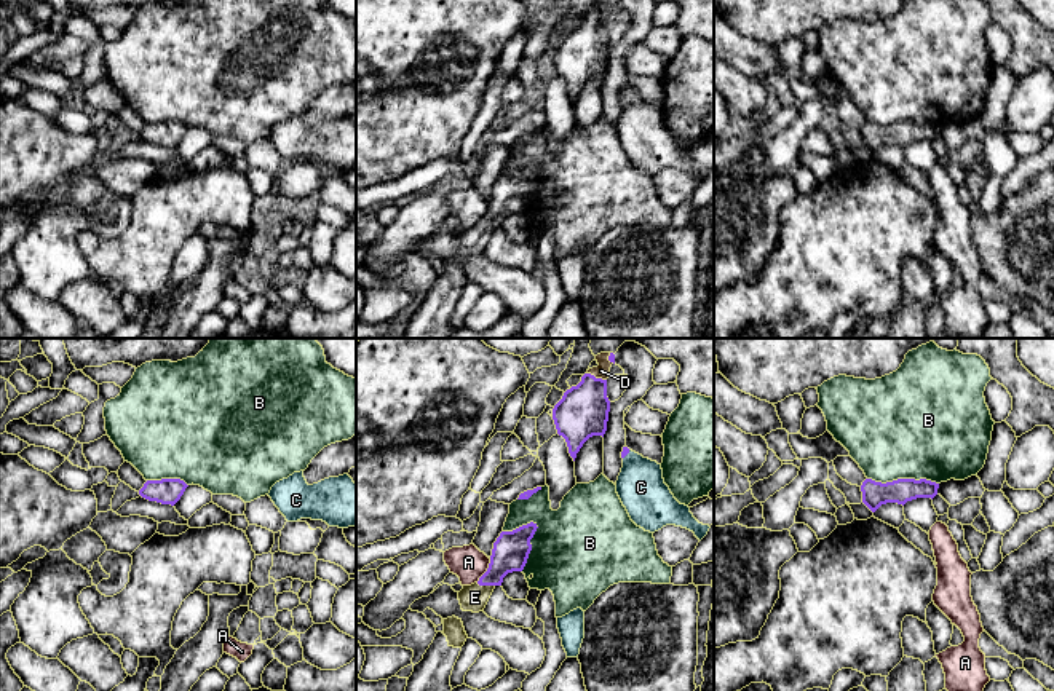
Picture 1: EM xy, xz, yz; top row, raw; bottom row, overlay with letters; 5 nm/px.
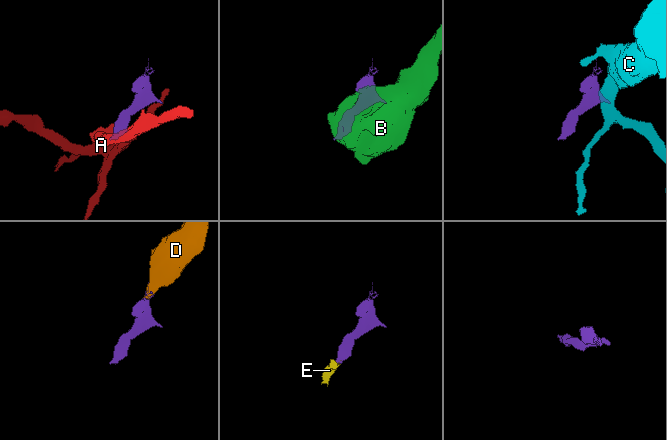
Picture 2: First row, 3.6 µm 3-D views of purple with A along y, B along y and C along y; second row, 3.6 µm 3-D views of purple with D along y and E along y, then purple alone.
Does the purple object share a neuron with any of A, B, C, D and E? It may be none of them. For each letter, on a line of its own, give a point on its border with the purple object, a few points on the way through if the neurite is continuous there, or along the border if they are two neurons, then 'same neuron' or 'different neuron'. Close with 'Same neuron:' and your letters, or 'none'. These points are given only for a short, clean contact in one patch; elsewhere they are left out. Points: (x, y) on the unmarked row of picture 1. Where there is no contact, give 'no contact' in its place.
A: meets purple in xz at (487, 213); border along xz (491, 201), (486, 214), (476, 224); different neuron
B: meets purple in xz at (530, 189); different neuron
C: meets purple in xz at (626, 96); border along xz (630, 93), (623, 101); different neuron
D: meets purple in xz at (594, 19); runs through xz (583, 53), (594, 19), (602, 11); same neuron
E: meets purple in xz at (486, 227); runs through xz (511, 192), (486, 227), (475, 240); same neuron
Same neuron: D, E

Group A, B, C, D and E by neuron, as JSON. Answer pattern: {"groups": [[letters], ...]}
{"groups": [["A"], ["B"], ["C"], ["D", "E"]]}

